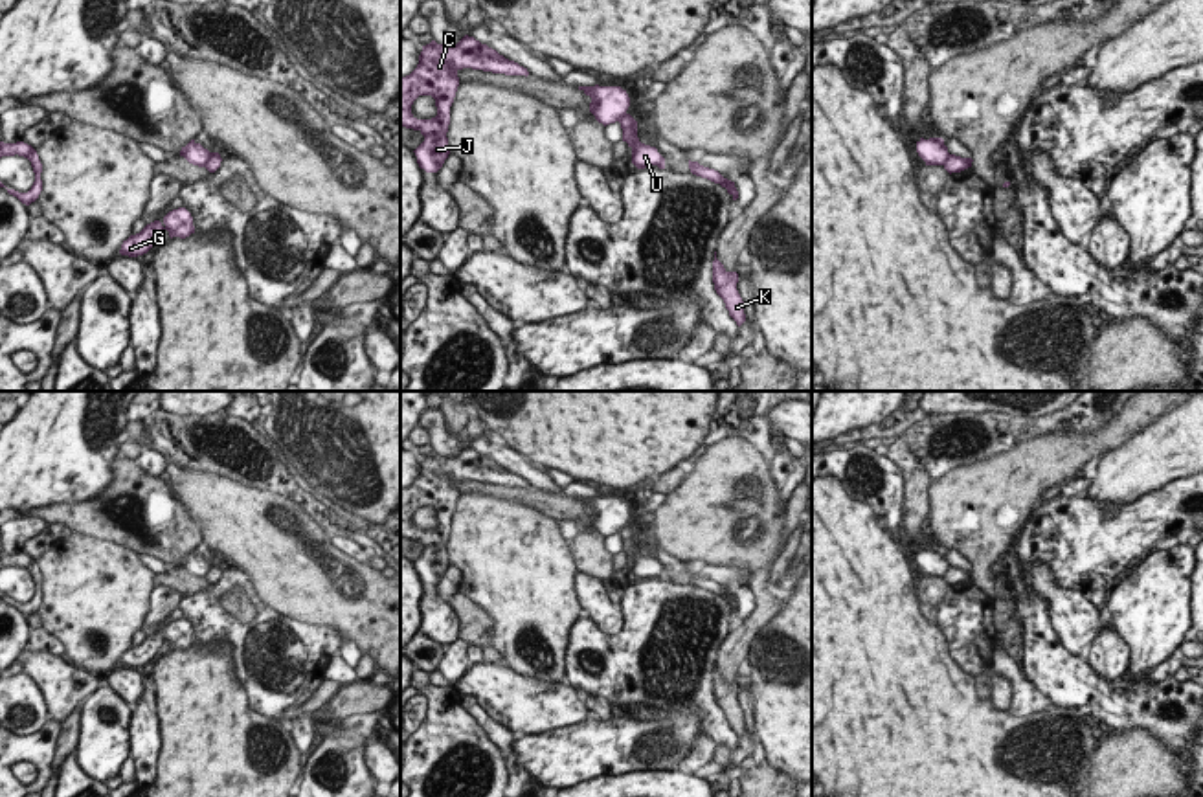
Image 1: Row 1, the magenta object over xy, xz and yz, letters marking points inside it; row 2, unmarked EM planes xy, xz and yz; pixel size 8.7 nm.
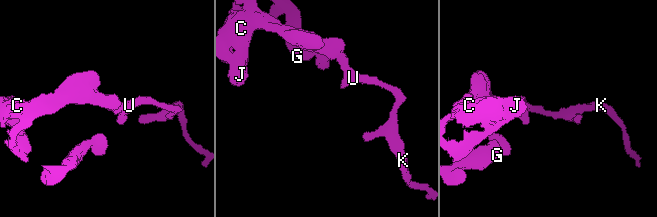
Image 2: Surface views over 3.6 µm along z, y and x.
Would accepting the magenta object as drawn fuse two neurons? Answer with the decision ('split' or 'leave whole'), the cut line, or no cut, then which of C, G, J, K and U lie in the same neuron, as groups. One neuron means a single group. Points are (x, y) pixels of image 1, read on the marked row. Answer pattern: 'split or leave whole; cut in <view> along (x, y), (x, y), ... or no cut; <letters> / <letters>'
split; cut in xy along (213, 153), (204, 166); C G J / K U

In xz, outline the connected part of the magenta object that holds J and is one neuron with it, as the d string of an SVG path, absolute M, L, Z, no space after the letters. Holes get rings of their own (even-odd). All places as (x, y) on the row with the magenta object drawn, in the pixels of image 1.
M465 35L454 48L432 40L422 46L417 68L400 77L400 125L419 130L424 141L413 151L417 163L426 173L437 173L448 158L450 107L454 103L463 68L483 70L505 75L529 75L527 68L505 59L496 50ZM419 95L435 99L437 116L417 119L411 105Z

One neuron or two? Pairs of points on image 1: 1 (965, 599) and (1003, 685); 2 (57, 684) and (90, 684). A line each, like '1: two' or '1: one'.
1: one
2: one

